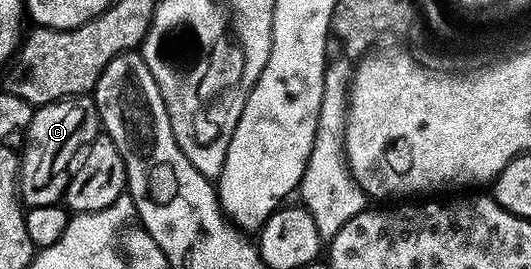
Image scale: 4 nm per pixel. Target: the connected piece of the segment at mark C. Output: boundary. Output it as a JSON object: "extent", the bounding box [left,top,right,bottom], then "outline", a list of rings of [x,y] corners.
{"extent":[18,99,101,209],"outline":[[[91,99],[59,100],[57,104],[47,104],[39,109],[32,119],[32,128],[22,152],[18,185],[21,201],[29,209],[60,204],[68,191],[74,158],[94,143],[101,132],[100,113]]]}

